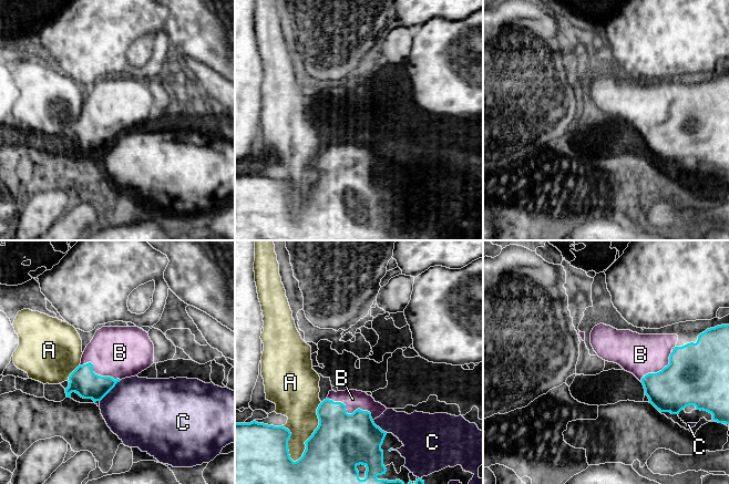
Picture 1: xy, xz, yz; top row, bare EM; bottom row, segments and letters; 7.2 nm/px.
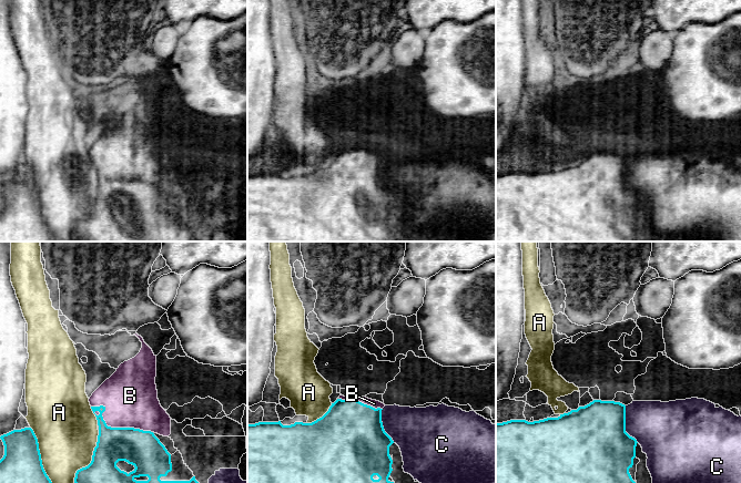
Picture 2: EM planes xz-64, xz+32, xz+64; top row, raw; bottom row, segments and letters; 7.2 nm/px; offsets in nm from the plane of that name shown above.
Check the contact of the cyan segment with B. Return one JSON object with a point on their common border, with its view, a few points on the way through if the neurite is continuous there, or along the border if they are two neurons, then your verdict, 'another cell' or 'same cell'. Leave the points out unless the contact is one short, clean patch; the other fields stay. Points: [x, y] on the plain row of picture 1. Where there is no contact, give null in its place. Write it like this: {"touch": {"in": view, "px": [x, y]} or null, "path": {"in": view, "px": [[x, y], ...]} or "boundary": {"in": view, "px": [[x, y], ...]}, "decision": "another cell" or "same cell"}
{"touch": {"in": "xz", "px": [350, 166]}, "decision": "same cell"}

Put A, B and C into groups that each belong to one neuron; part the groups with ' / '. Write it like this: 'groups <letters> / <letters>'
groups A / B / C

